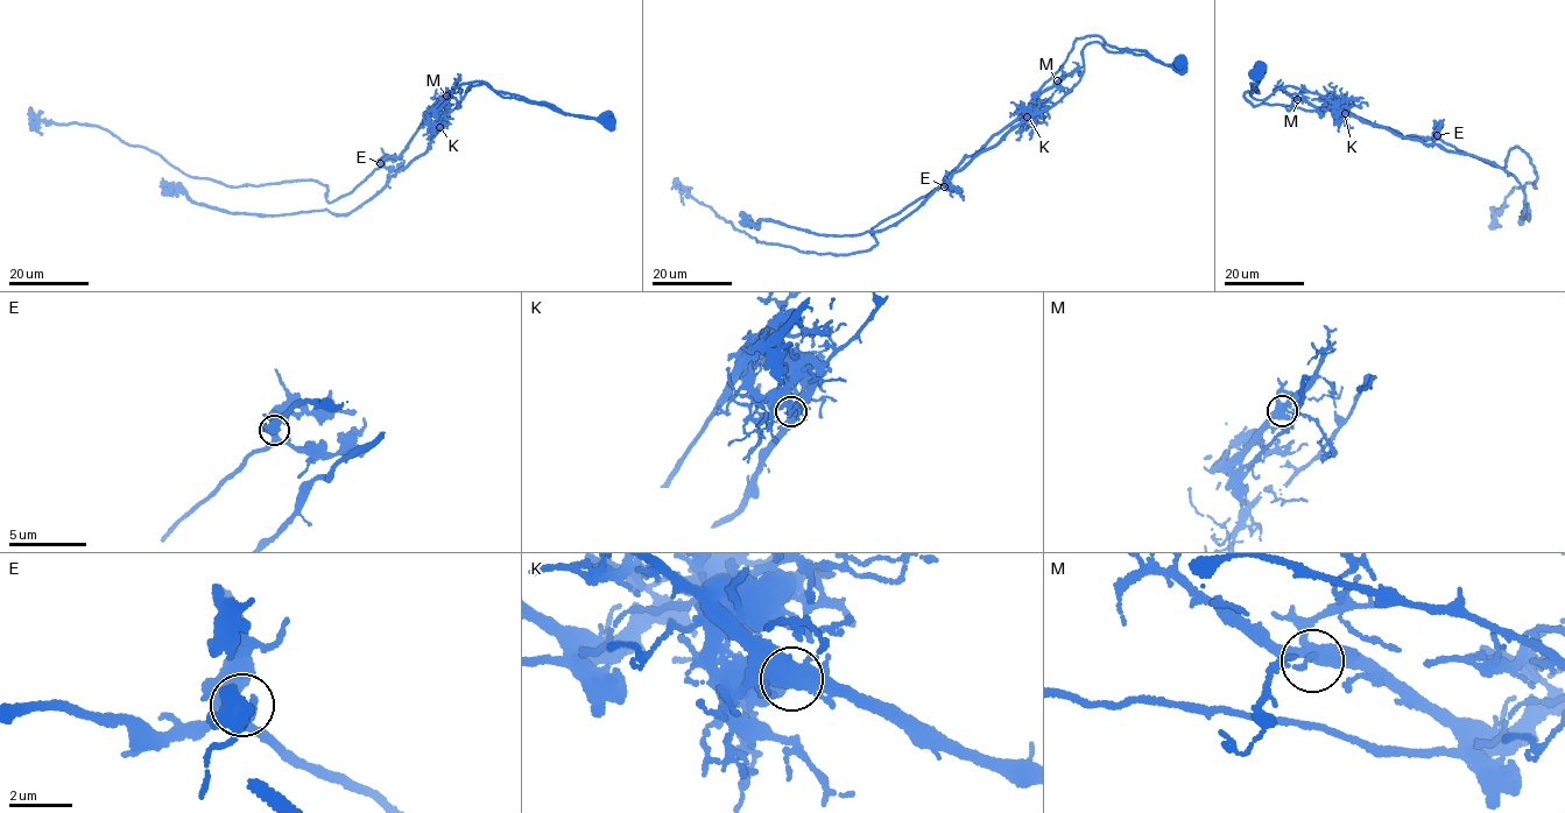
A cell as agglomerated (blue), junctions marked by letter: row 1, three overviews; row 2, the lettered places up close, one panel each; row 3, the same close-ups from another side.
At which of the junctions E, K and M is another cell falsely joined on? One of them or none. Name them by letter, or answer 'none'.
K

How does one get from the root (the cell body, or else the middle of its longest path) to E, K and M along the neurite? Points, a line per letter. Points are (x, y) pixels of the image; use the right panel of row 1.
E: (1254, 73), (1262, 77), (1243, 96), (1254, 106), (1336, 108), (1404, 138), (1437, 135)
K: (1254, 73), (1262, 76), (1255, 84), (1259, 92), (1250, 94), (1255, 99), (1297, 87), (1325, 97), (1345, 113)
M: (1254, 73), (1262, 76), (1255, 84), (1259, 92), (1250, 94), (1255, 99), (1288, 86), (1306, 90), (1297, 99)

